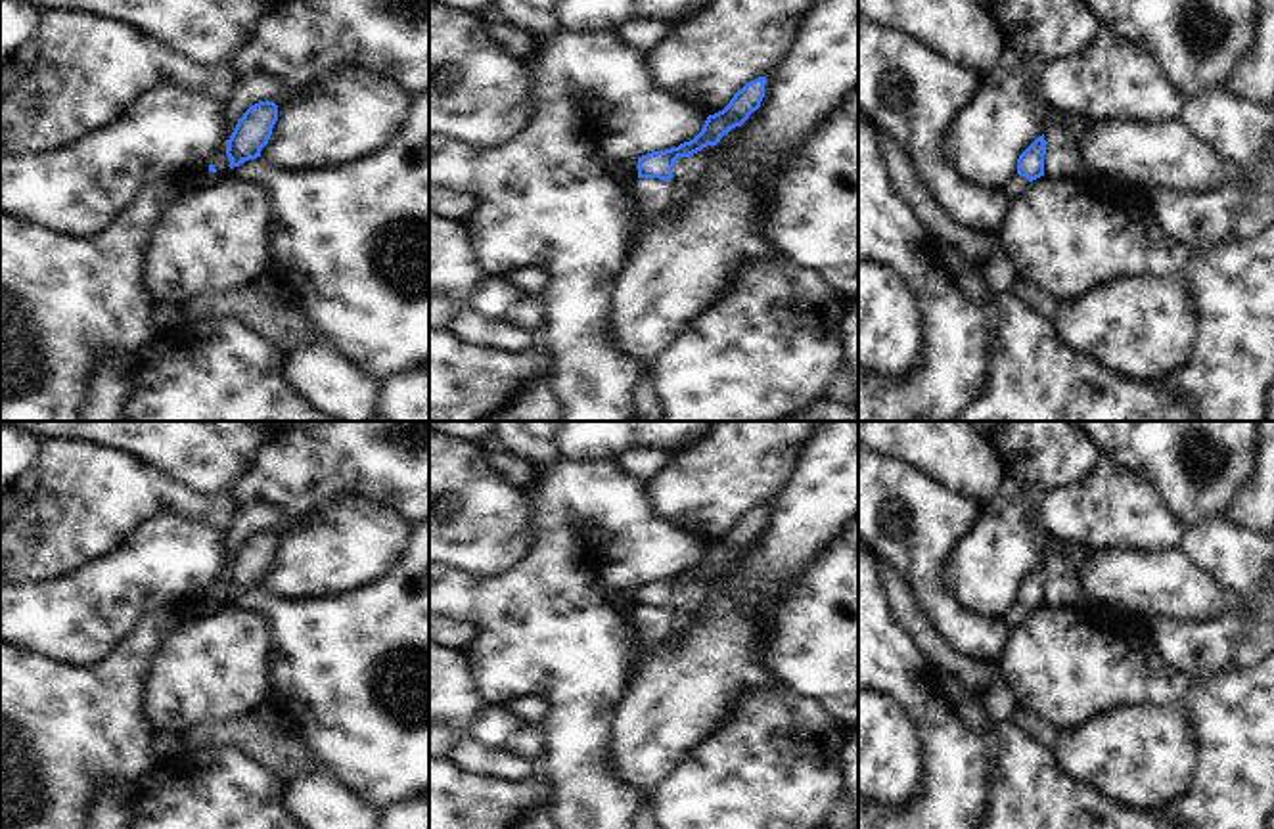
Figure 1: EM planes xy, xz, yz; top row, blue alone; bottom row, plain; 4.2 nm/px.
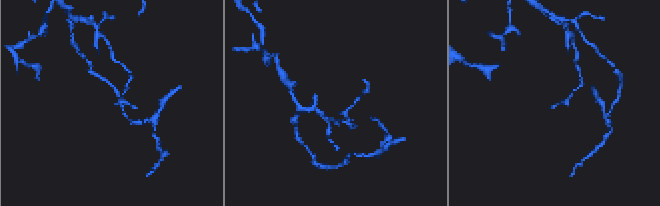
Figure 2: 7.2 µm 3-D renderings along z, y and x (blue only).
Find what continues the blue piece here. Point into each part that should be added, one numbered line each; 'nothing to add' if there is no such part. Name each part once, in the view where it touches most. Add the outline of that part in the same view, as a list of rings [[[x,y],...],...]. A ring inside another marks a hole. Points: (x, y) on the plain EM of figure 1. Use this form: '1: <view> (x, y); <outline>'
nothing to add

